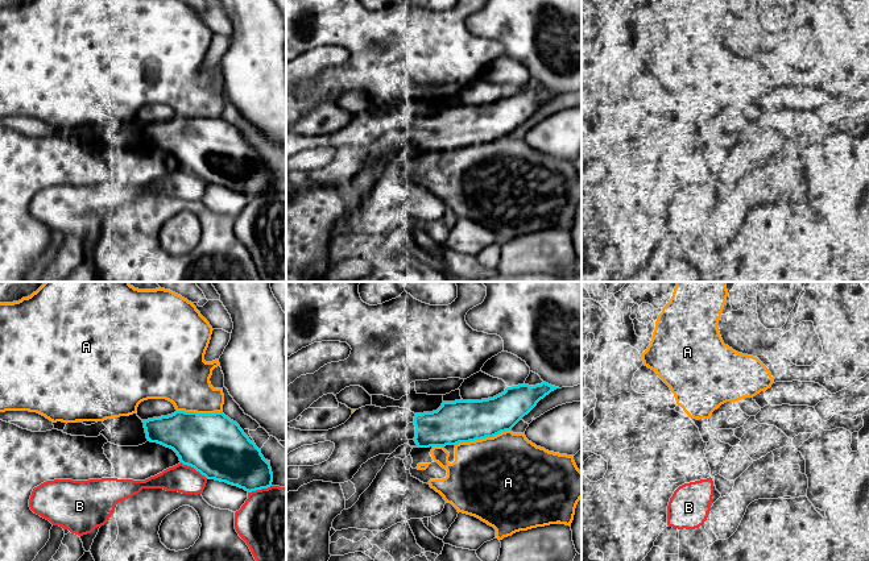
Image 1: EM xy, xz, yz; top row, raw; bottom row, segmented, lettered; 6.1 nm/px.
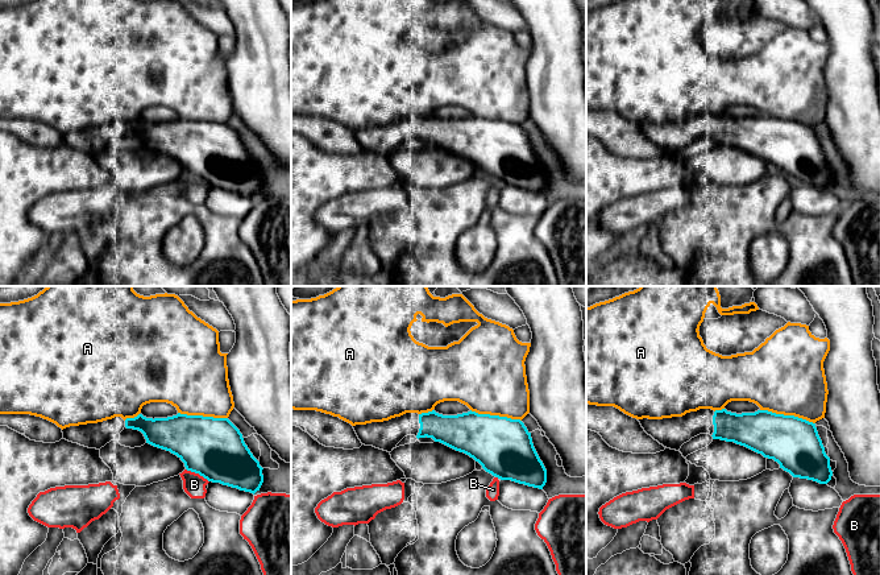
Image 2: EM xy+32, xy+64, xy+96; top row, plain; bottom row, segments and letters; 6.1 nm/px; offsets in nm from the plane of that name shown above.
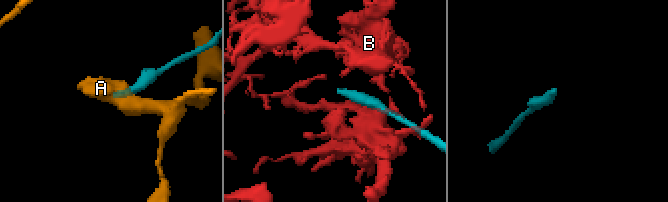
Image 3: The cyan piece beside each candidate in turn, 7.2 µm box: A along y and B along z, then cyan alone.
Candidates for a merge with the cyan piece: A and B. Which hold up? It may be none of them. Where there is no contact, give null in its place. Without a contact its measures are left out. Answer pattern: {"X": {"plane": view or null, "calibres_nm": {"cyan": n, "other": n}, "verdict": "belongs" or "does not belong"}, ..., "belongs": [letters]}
{"A": {"plane": "xz", "calibres_nm": {"cyan": 260, "other": 480}, "verdict": "does not belong"}, "B": {"plane": "xy", "calibres_nm": {"cyan": 380, "other": 170}, "verdict": "does not belong"}, "belongs": []}

